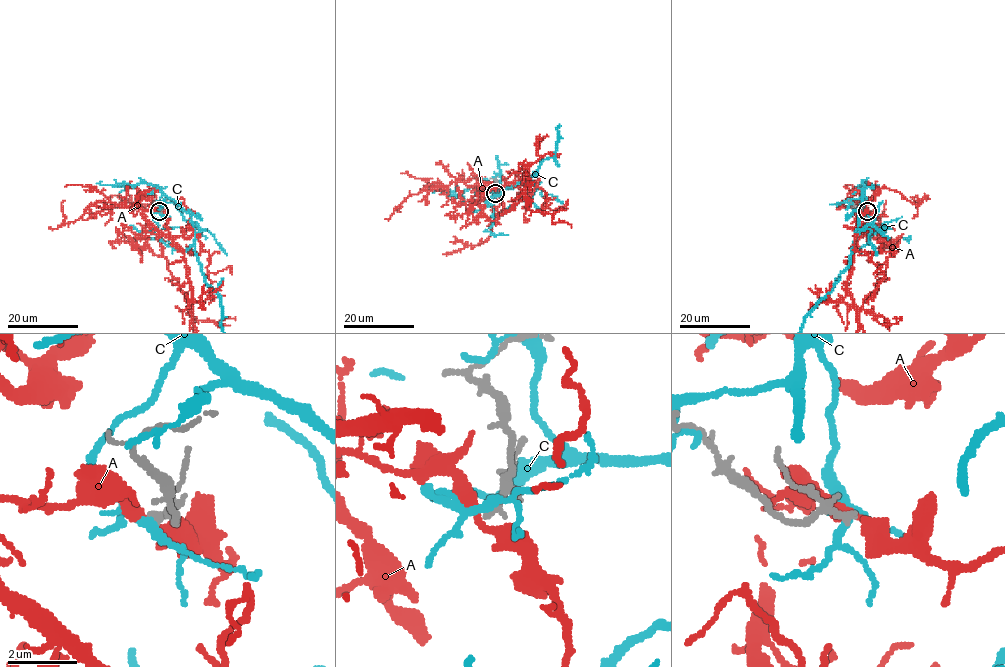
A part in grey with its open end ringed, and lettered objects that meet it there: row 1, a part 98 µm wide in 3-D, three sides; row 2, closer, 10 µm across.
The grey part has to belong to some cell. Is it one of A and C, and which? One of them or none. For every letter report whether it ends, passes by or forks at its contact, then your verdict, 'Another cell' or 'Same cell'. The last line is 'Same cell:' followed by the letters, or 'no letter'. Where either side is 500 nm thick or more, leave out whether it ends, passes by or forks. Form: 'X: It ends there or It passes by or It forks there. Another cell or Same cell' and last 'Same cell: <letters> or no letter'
A: It passes by. Another cell
C: It forks there. Another cell
Same cell: no letter

